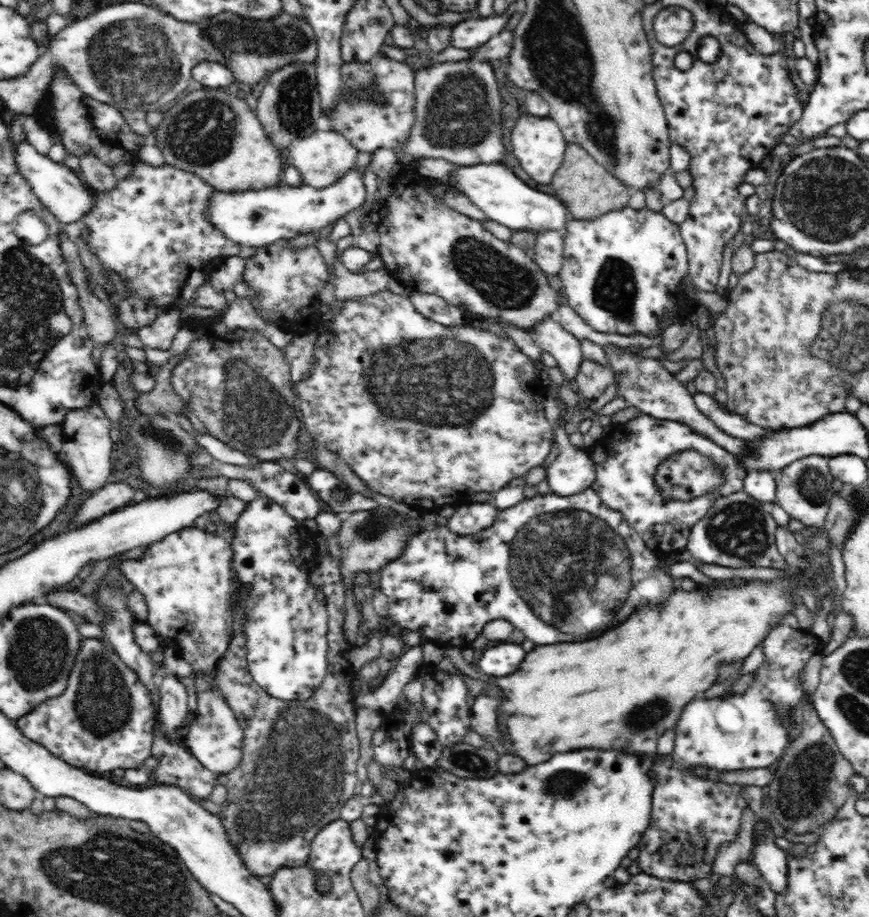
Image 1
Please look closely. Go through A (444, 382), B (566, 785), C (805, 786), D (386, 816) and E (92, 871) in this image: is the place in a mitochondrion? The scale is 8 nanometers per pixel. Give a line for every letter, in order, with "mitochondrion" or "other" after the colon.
A: mitochondrion
B: mitochondrion
C: mitochondrion
D: other
E: mitochondrion

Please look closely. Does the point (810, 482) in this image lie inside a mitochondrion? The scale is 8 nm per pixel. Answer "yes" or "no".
yes

